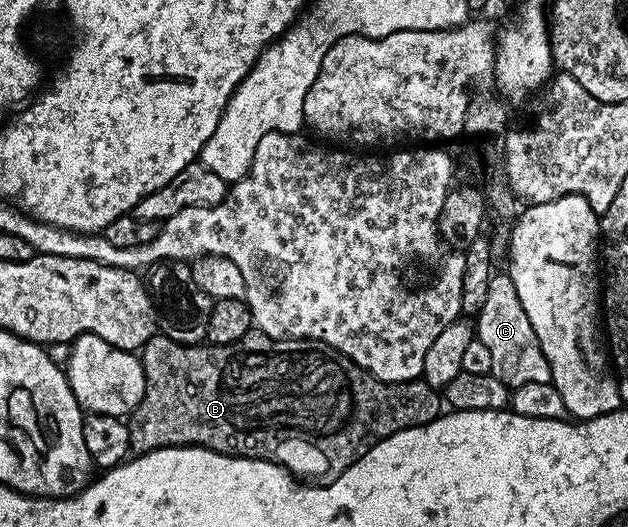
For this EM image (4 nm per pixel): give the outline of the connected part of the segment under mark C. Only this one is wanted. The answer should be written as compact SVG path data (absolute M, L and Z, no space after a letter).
M494 274L490 278L490 290L486 290L486 302L475 317L474 332L483 345L490 350L493 368L491 375L496 376L509 389L526 386L526 382L542 382L550 384L550 362L546 362L546 354L542 354L542 346L538 342L538 334L534 334L534 326L530 326L530 318L526 318L526 310L522 310L522 302L518 302L518 290L514 290L514 282L506 274Z

